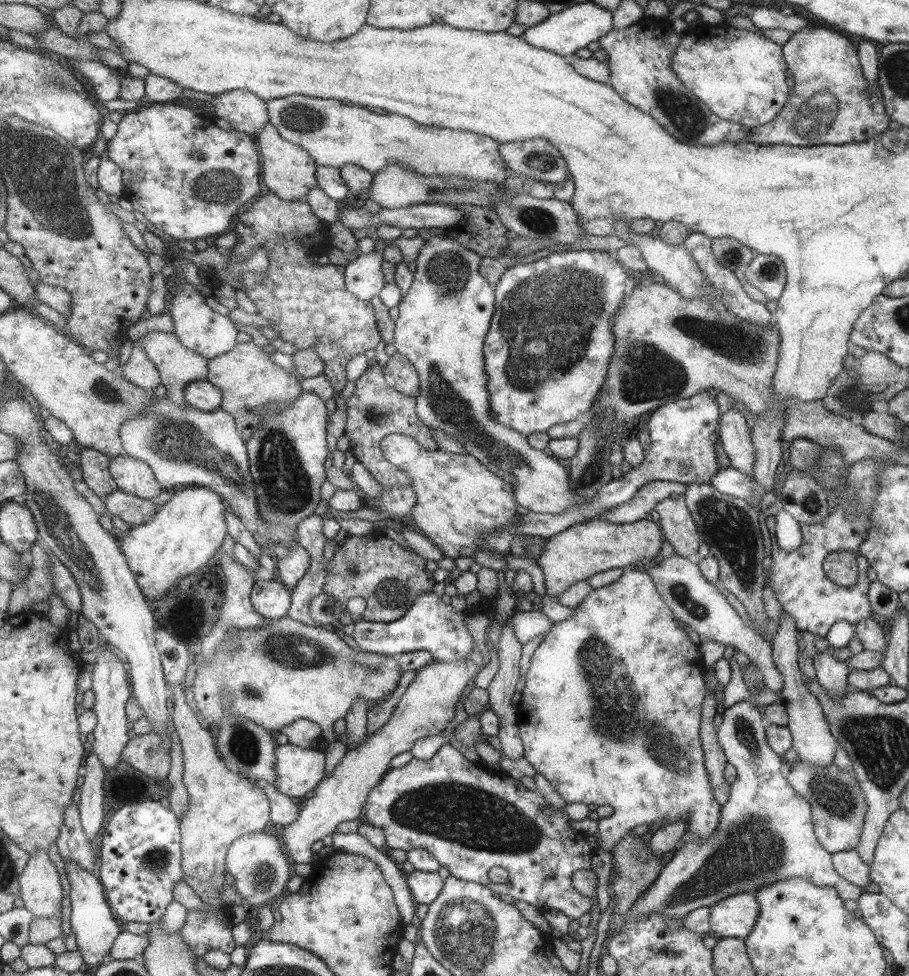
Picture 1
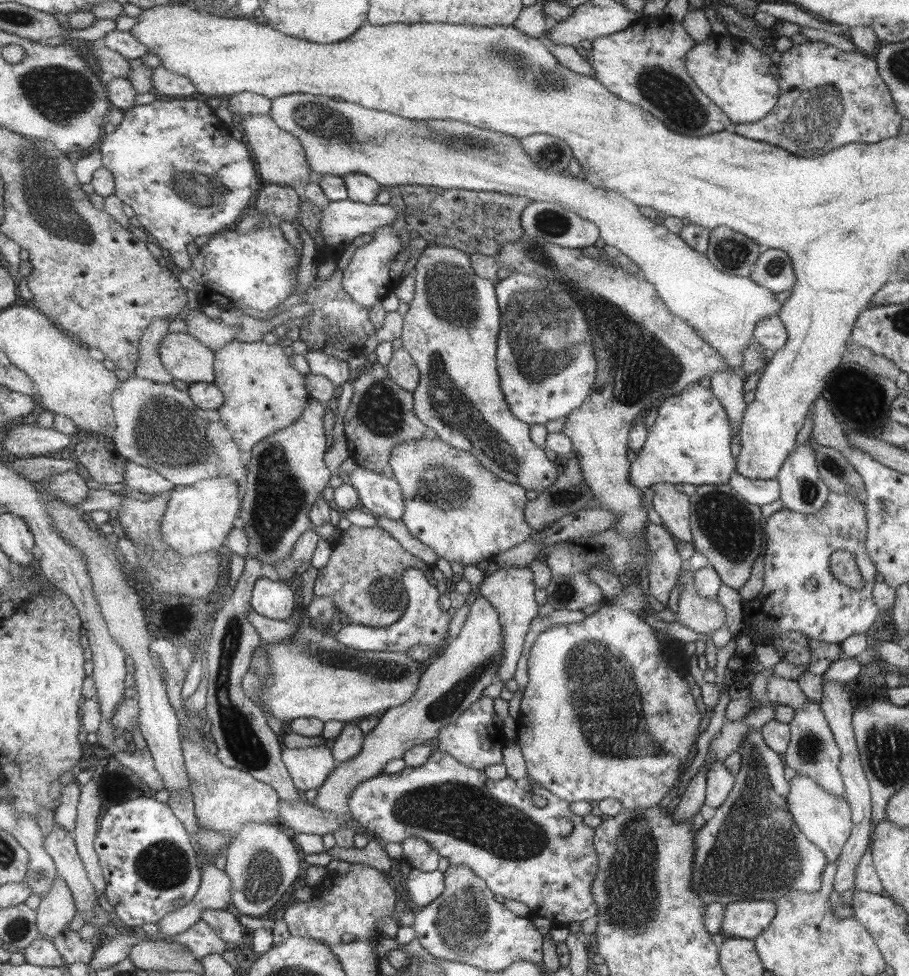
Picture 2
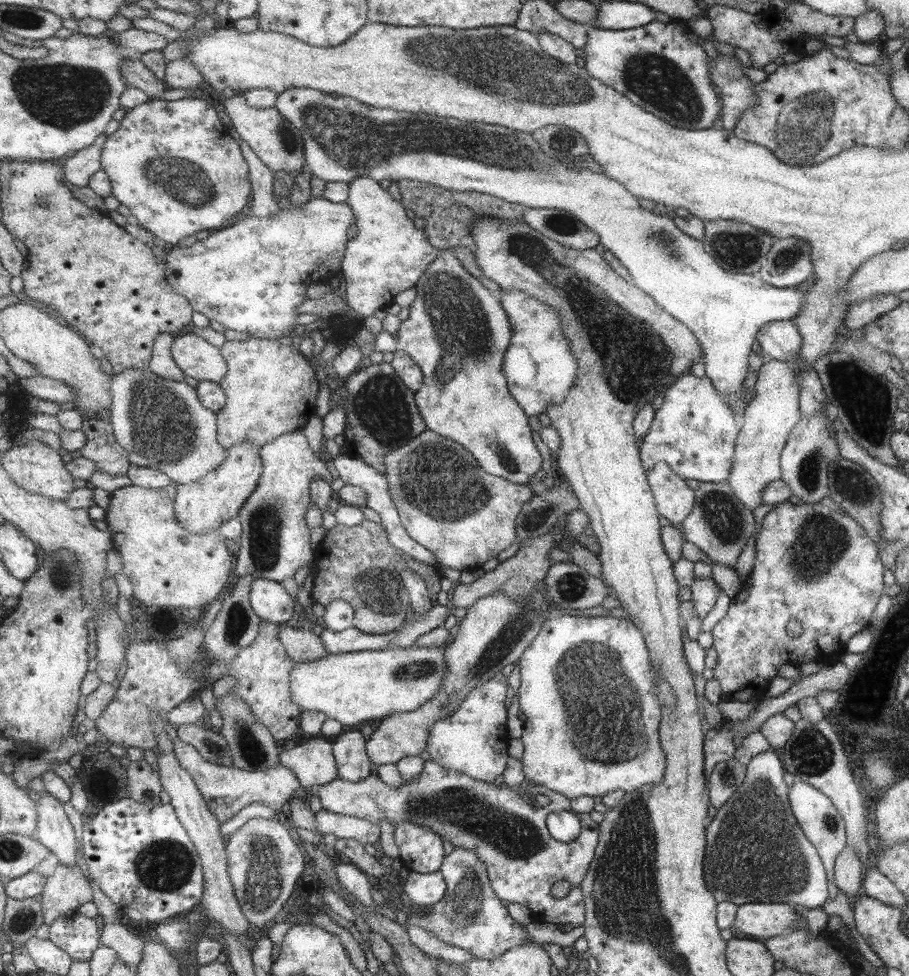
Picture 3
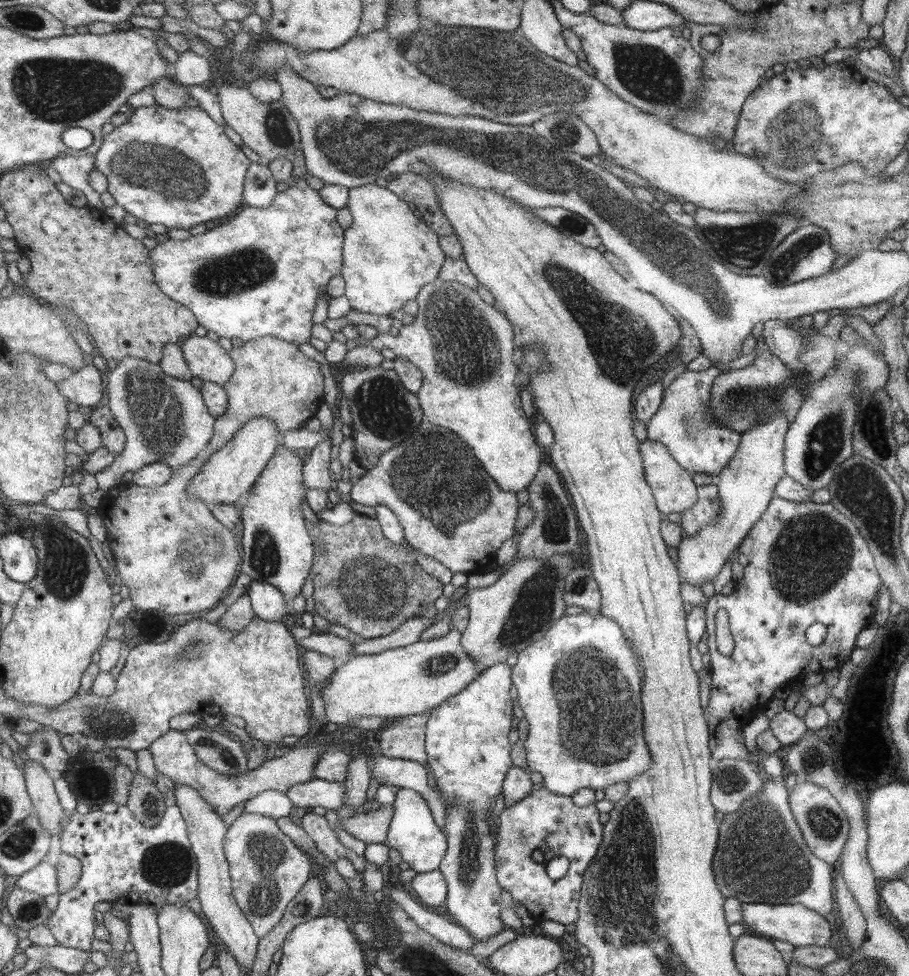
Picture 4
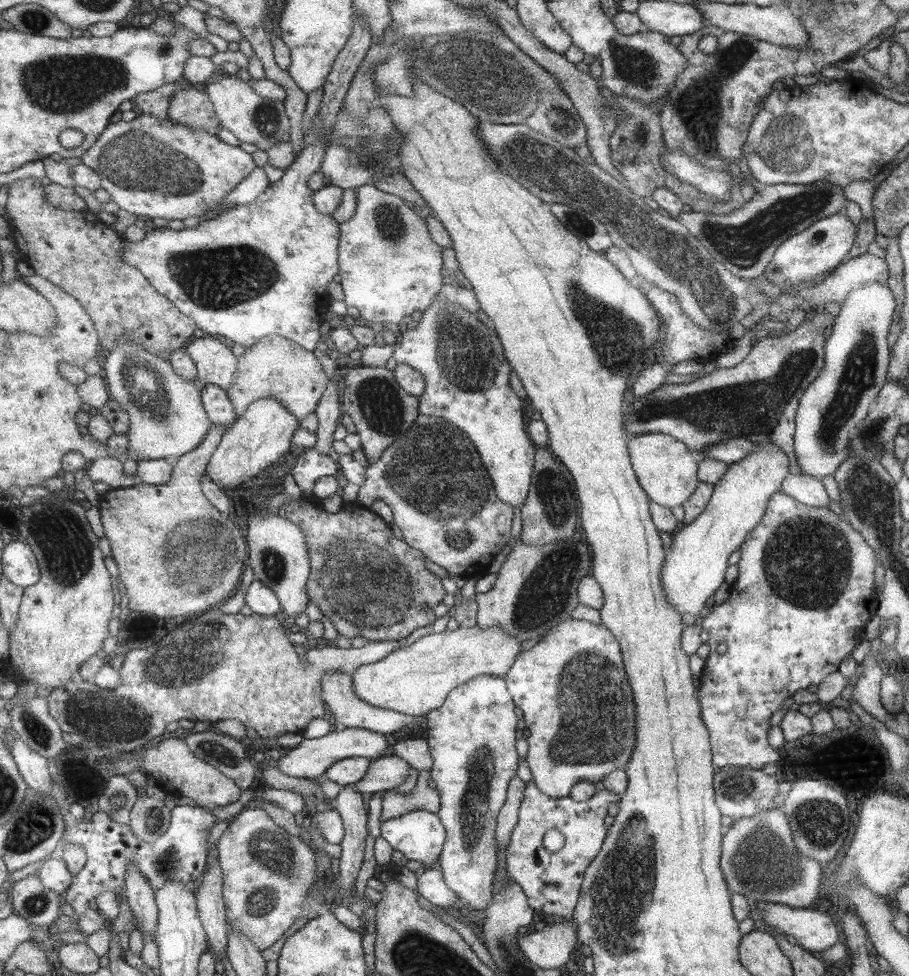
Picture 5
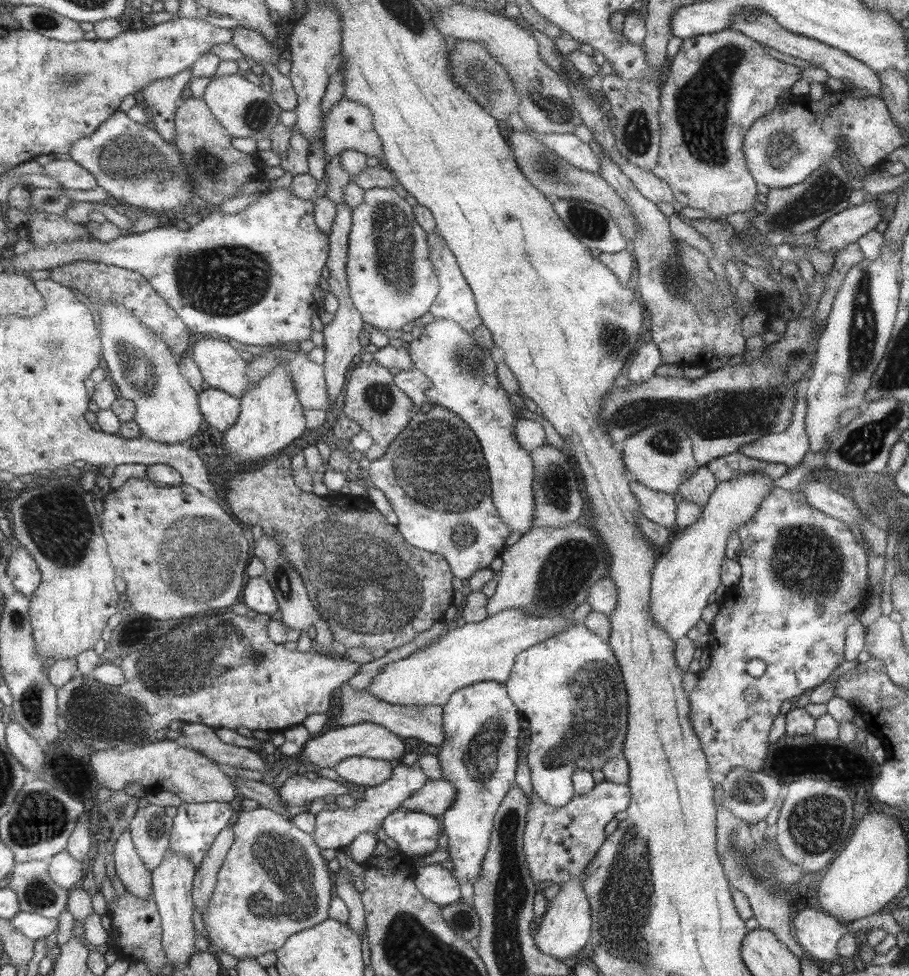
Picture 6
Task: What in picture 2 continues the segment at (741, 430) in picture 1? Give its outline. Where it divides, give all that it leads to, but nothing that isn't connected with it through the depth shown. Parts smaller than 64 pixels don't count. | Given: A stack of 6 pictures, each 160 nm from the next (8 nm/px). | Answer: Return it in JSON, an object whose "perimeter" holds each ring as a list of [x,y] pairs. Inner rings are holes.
{"perimeter":[[[291,94],[287,96],[280,96],[279,98],[272,100],[272,114],[275,122],[279,125],[279,128],[286,129],[287,132],[294,134],[302,140],[302,145],[306,148],[306,155],[314,173],[319,175],[333,175],[344,177],[351,173],[366,174],[371,178],[374,178],[379,185],[385,189],[396,190],[401,185],[420,185],[420,186],[434,186],[443,189],[469,189],[475,192],[495,192],[497,194],[511,194],[517,198],[525,198],[528,202],[551,202],[557,204],[569,212],[577,213],[583,220],[589,220],[591,224],[597,226],[598,236],[604,240],[605,245],[613,246],[616,250],[619,250],[623,256],[627,256],[637,268],[640,270],[640,277],[648,283],[654,285],[655,290],[658,292],[658,296],[666,304],[666,307],[670,311],[675,313],[675,316],[679,317],[679,320],[686,321],[698,333],[698,336],[703,341],[707,341],[726,361],[728,368],[726,370],[719,370],[714,372],[710,377],[710,391],[713,396],[720,402],[720,405],[724,408],[725,414],[727,415],[727,422],[730,426],[731,436],[733,432],[738,433],[738,428],[741,427],[742,418],[745,414],[745,402],[743,402],[743,382],[741,382],[741,376],[739,372],[742,371],[742,352],[745,350],[746,344],[751,343],[751,330],[755,330],[756,324],[759,320],[763,320],[763,317],[767,315],[777,315],[780,311],[782,304],[779,304],[773,299],[774,293],[770,289],[763,288],[762,285],[755,284],[755,281],[749,277],[744,276],[731,276],[729,273],[719,272],[713,265],[710,264],[707,252],[698,252],[695,249],[691,249],[690,246],[678,235],[671,233],[671,228],[667,228],[667,224],[662,224],[661,221],[656,218],[649,220],[643,217],[638,212],[638,206],[631,203],[627,198],[623,197],[622,194],[615,193],[613,190],[599,189],[591,185],[589,181],[576,179],[571,176],[569,170],[565,168],[563,172],[551,172],[545,169],[541,169],[539,165],[534,164],[533,160],[526,155],[525,149],[519,139],[513,136],[507,136],[502,132],[493,132],[492,130],[485,130],[484,128],[477,127],[471,124],[465,124],[465,122],[457,122],[457,120],[411,120],[402,116],[395,116],[395,114],[389,114],[389,112],[381,112],[381,110],[369,110],[369,108],[363,108],[363,105],[352,103],[351,101],[341,101],[339,99],[333,99],[330,96],[313,95],[313,94]]]}

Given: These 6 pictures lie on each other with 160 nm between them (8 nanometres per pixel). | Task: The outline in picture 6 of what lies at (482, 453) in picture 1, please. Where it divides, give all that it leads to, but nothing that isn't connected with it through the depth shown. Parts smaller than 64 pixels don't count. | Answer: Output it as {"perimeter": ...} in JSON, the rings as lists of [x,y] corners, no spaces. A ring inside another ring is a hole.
{"perimeter":[[[435,318],[423,327],[422,336],[408,346],[414,368],[424,372],[437,388],[437,404],[461,416],[483,447],[489,470],[490,495],[503,522],[522,534],[530,530],[534,512],[534,461],[514,437],[513,412],[495,376],[491,351],[477,344],[471,332],[457,322]]]}

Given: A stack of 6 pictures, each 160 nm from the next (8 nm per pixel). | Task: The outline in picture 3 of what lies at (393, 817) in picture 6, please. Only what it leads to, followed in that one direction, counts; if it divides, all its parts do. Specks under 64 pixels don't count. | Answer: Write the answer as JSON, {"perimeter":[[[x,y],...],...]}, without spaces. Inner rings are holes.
{"perimeter":[[[400,822],[395,826],[395,844],[400,851],[399,858],[403,866],[410,872],[420,872],[421,874],[431,874],[441,870],[445,862],[445,850],[443,850],[444,838],[426,826],[419,826],[412,822]]]}

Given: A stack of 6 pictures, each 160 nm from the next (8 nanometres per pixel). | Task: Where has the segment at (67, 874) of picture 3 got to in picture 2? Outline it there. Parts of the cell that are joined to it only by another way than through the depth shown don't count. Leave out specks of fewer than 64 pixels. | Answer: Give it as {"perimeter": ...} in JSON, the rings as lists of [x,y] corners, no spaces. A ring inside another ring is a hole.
{"perimeter":[[[59,876],[51,892],[40,901],[37,926],[43,938],[54,939],[67,930],[77,916],[78,908],[72,888]]]}

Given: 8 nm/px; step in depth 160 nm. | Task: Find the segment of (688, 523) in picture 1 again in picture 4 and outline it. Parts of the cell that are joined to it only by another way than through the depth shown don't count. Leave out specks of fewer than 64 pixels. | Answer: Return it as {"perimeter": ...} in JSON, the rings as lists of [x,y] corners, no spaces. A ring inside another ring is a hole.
{"perimeter":[[[646,440],[639,445],[642,454],[642,465],[646,472],[646,481],[650,485],[654,499],[658,503],[659,512],[664,515],[680,514],[697,502],[697,485],[693,481],[692,474],[687,473],[683,466],[674,460],[666,448],[655,440]]]}

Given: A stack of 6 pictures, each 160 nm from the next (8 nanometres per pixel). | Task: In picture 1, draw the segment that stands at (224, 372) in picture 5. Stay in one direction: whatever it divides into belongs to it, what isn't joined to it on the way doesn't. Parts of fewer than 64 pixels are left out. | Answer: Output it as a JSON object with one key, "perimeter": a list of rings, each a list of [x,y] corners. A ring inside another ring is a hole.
{"perimeter":[[[153,330],[147,332],[142,339],[139,339],[140,345],[147,353],[147,356],[155,363],[160,370],[162,384],[167,388],[168,398],[175,404],[186,406],[186,386],[189,383],[198,380],[208,380],[210,363],[202,353],[193,352],[179,340],[175,332],[159,332]]]}

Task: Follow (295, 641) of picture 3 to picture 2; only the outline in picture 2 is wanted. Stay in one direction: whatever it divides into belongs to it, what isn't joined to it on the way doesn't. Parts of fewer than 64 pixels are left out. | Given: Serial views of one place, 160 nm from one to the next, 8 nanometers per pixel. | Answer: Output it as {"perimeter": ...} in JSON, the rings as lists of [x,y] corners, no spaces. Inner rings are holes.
{"perimeter":[[[252,606],[248,612],[250,623],[257,629],[263,643],[289,640],[299,628],[297,620],[275,620],[259,614]]]}

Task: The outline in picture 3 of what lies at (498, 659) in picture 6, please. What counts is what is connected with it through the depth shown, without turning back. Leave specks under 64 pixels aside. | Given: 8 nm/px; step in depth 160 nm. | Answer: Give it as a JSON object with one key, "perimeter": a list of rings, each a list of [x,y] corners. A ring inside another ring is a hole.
{"perimeter":[[[391,646],[385,650],[363,652],[327,653],[321,660],[295,664],[291,674],[291,693],[295,704],[303,711],[323,712],[329,719],[340,720],[345,726],[355,726],[359,722],[385,719],[399,712],[415,712],[433,700],[447,678],[447,662],[444,648],[403,648]]]}

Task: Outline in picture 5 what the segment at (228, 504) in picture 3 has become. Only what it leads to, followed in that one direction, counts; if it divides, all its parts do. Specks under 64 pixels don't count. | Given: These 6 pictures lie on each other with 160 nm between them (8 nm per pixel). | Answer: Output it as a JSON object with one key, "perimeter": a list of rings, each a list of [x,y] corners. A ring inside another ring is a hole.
{"perimeter":[[[261,398],[253,403],[245,414],[237,419],[227,431],[225,438],[215,451],[208,468],[207,476],[221,488],[233,490],[243,482],[254,480],[267,466],[277,462],[293,444],[295,431],[300,422],[298,417],[276,398]]]}

